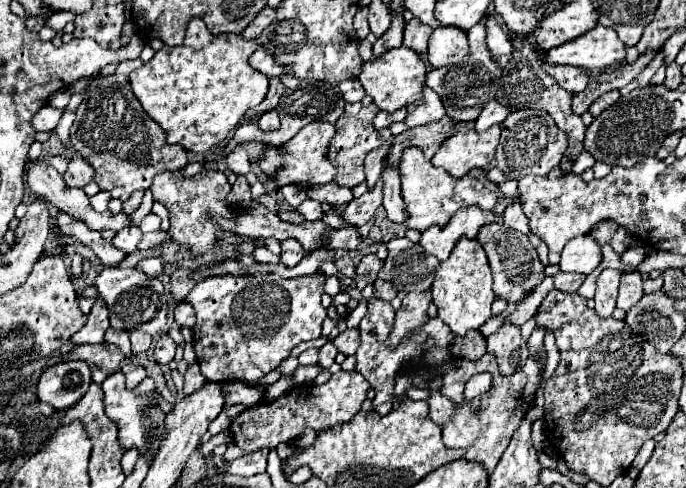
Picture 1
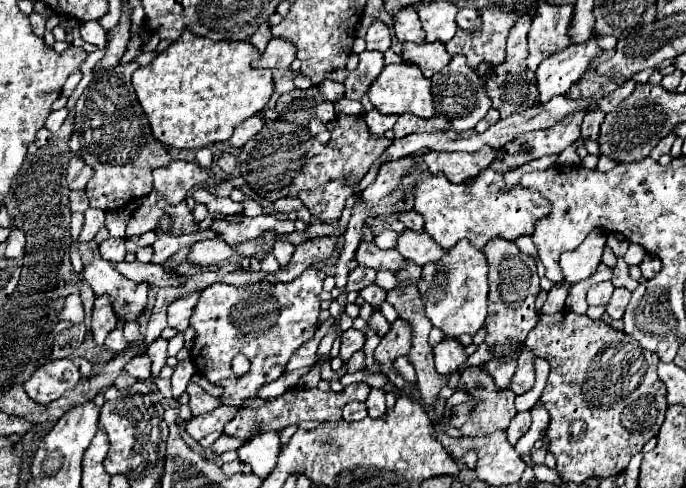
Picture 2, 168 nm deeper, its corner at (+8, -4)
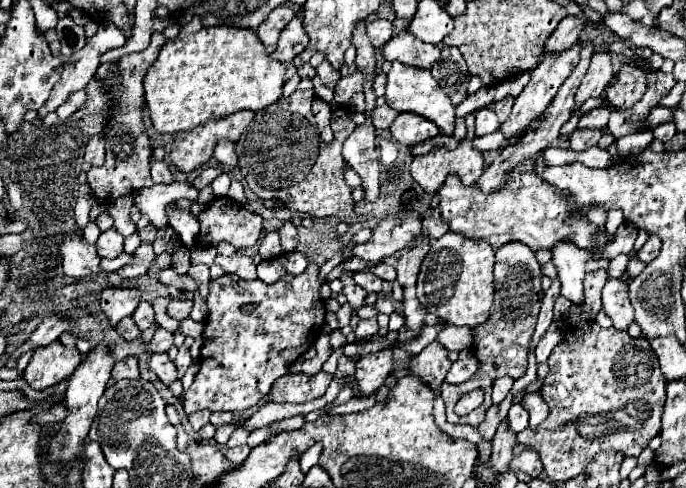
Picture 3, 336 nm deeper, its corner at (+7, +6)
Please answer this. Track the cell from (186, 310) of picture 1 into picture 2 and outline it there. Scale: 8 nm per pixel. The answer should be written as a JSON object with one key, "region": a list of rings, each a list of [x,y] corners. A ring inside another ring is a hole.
{"region":[[[188,295],[188,297],[182,297],[178,301],[174,301],[170,307],[168,307],[168,325],[174,327],[176,331],[186,331],[188,329],[188,319],[190,319],[190,313],[196,305],[196,295]]]}

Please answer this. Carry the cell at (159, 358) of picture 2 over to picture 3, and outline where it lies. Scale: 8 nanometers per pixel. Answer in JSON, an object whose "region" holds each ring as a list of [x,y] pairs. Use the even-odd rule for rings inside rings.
{"region":[[[157,327],[151,343],[149,343],[149,349],[153,353],[163,353],[163,351],[169,351],[169,347],[173,345],[173,333],[163,329],[163,327]]]}

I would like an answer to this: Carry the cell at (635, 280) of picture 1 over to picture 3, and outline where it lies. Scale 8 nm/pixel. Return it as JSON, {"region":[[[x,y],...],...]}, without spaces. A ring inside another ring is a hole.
{"region":[[[609,279],[603,287],[603,311],[611,317],[613,327],[627,331],[633,323],[633,305],[629,301],[627,285],[621,279]]]}

